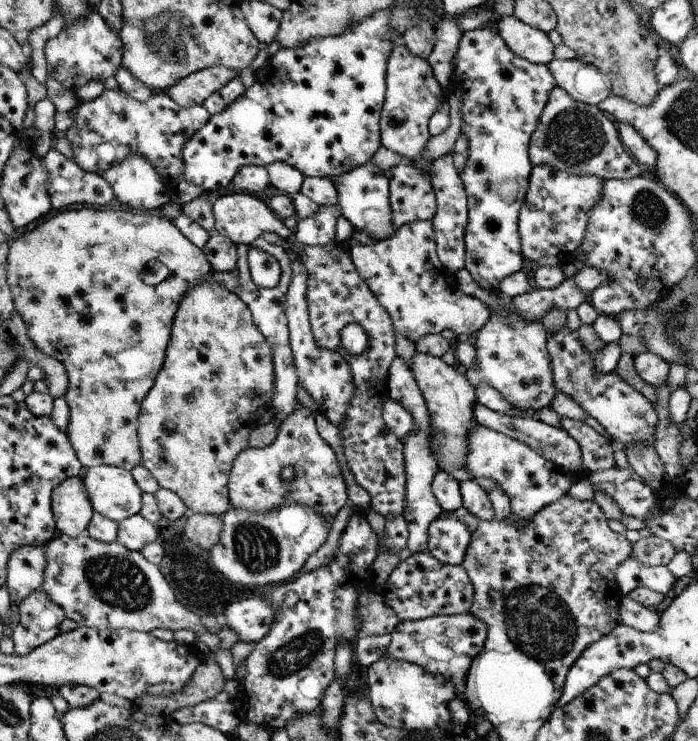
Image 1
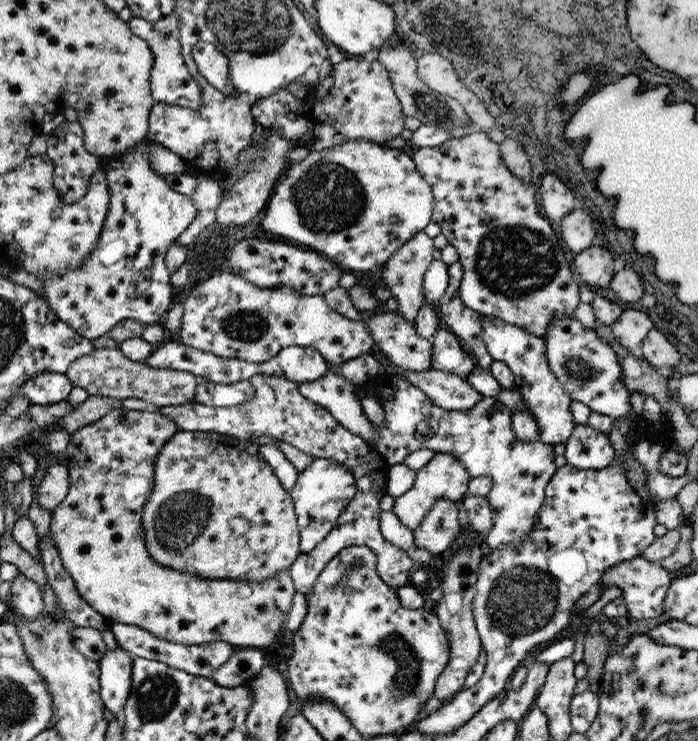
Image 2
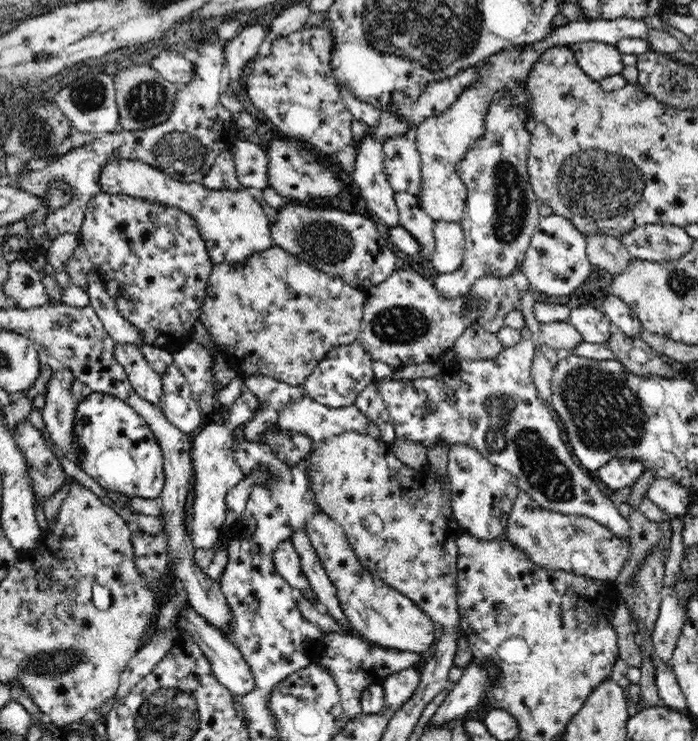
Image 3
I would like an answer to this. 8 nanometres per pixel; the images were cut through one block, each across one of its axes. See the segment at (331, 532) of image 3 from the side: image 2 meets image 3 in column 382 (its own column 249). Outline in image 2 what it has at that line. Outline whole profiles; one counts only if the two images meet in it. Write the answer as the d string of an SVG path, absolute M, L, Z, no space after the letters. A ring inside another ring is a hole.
M123 406L121 408L115 408L115 410L109 410L105 416L101 416L99 420L105 420L105 428L93 428L93 442L75 442L75 436L79 436L79 432L83 432L83 428L75 430L69 438L69 444L65 448L65 456L61 458L59 464L67 466L69 470L69 492L67 492L67 498L55 508L51 510L51 522L49 522L49 536L53 538L53 544L57 548L57 554L61 558L61 564L63 568L69 572L69 576L73 578L75 582L75 590L79 594L79 598L83 602L87 602L87 606L91 610L95 610L97 614L101 614L105 620L109 620L111 624L131 624L131 626L137 626L141 630L147 630L149 634L153 634L155 638L159 640L169 640L169 642L175 642L175 644L183 644L183 646L203 646L203 644L213 644L213 642L225 642L229 646L235 646L235 648L251 648L251 650L261 650L261 646L269 646L273 644L273 640L277 638L279 630L281 630L281 624L285 620L285 616L289 616L289 610L291 610L291 602L293 602L293 596L295 596L295 584L291 580L291 574L289 570L281 570L277 572L275 576L267 578L263 584L259 582L249 582L249 580L219 580L219 578L199 578L199 576L193 576L193 574L187 574L187 572L181 572L181 570L173 570L169 566L163 566L163 564L155 564L155 560L149 558L147 550L145 550L145 542L143 542L143 528L141 528L141 510L143 510L143 504L147 502L151 490L153 490L153 464L155 464L155 456L159 452L161 446L165 446L169 442L169 438L177 432L177 426L175 422L171 422L169 416L163 416L161 412L153 412L153 410L125 410Z

